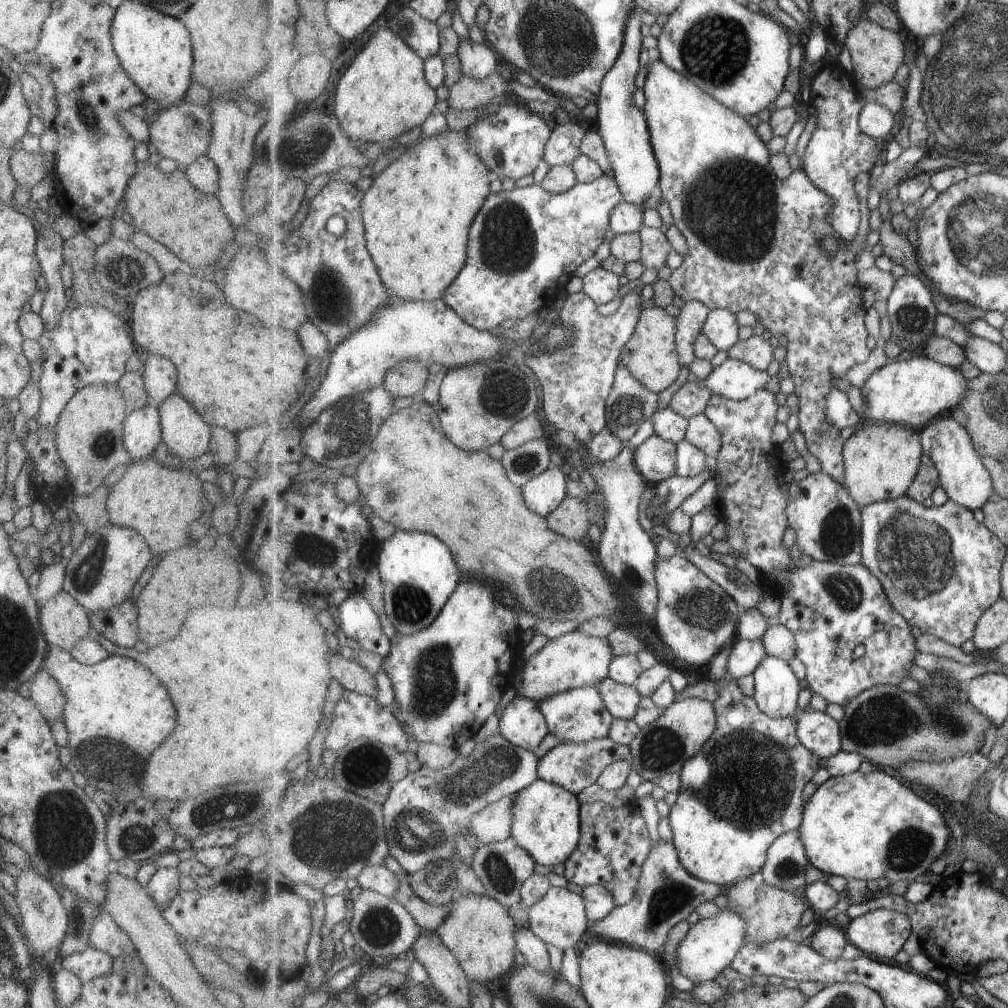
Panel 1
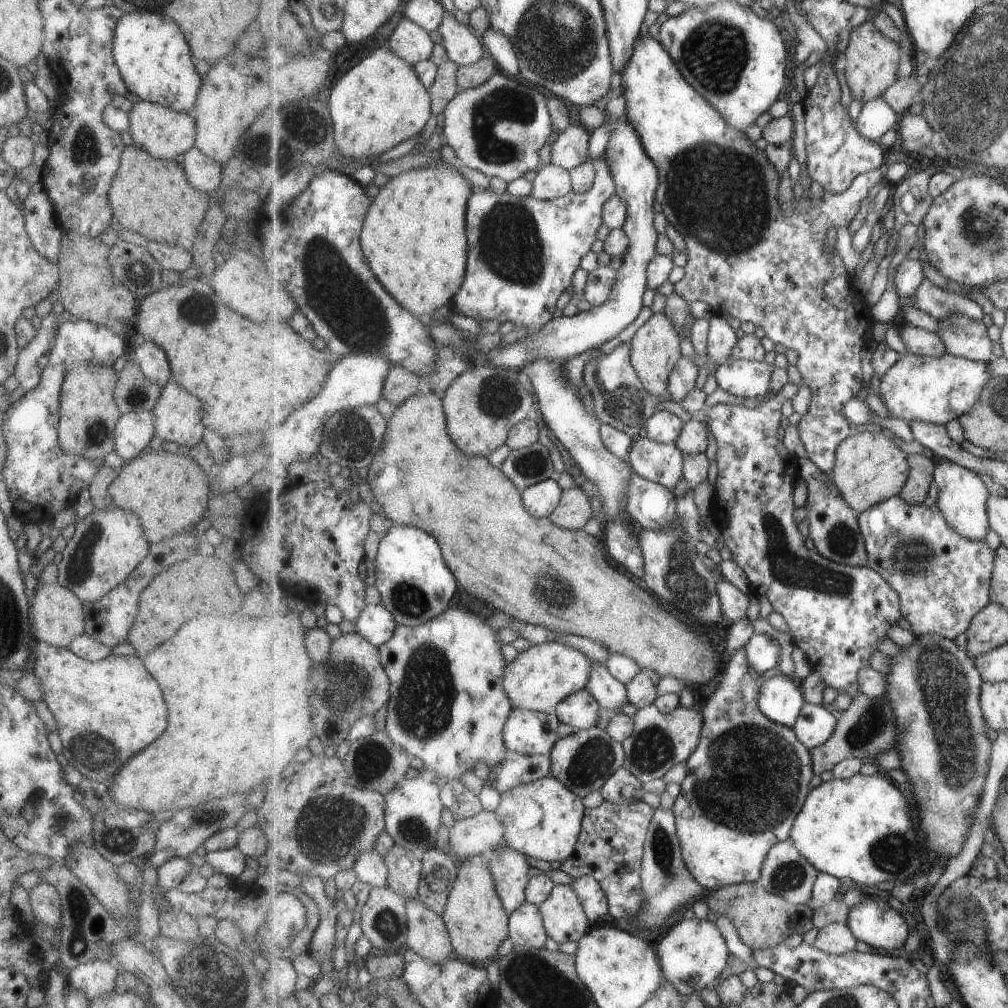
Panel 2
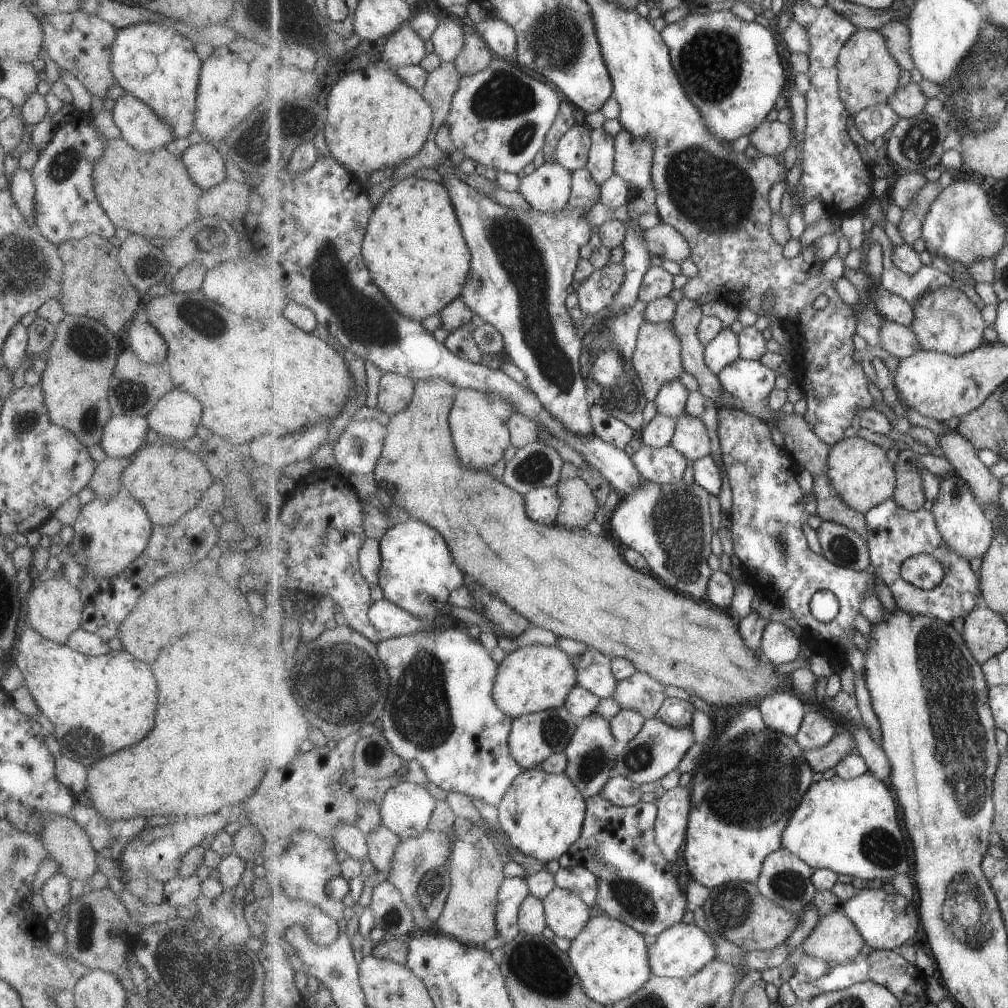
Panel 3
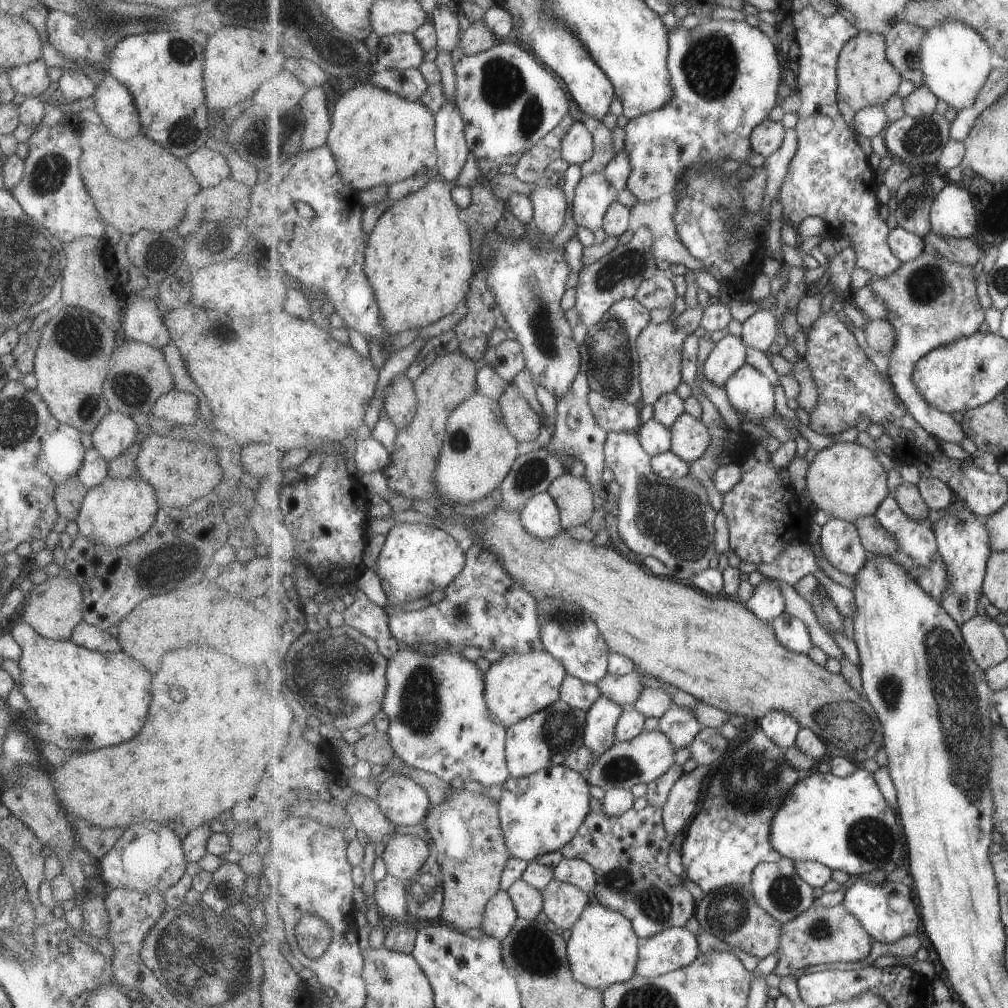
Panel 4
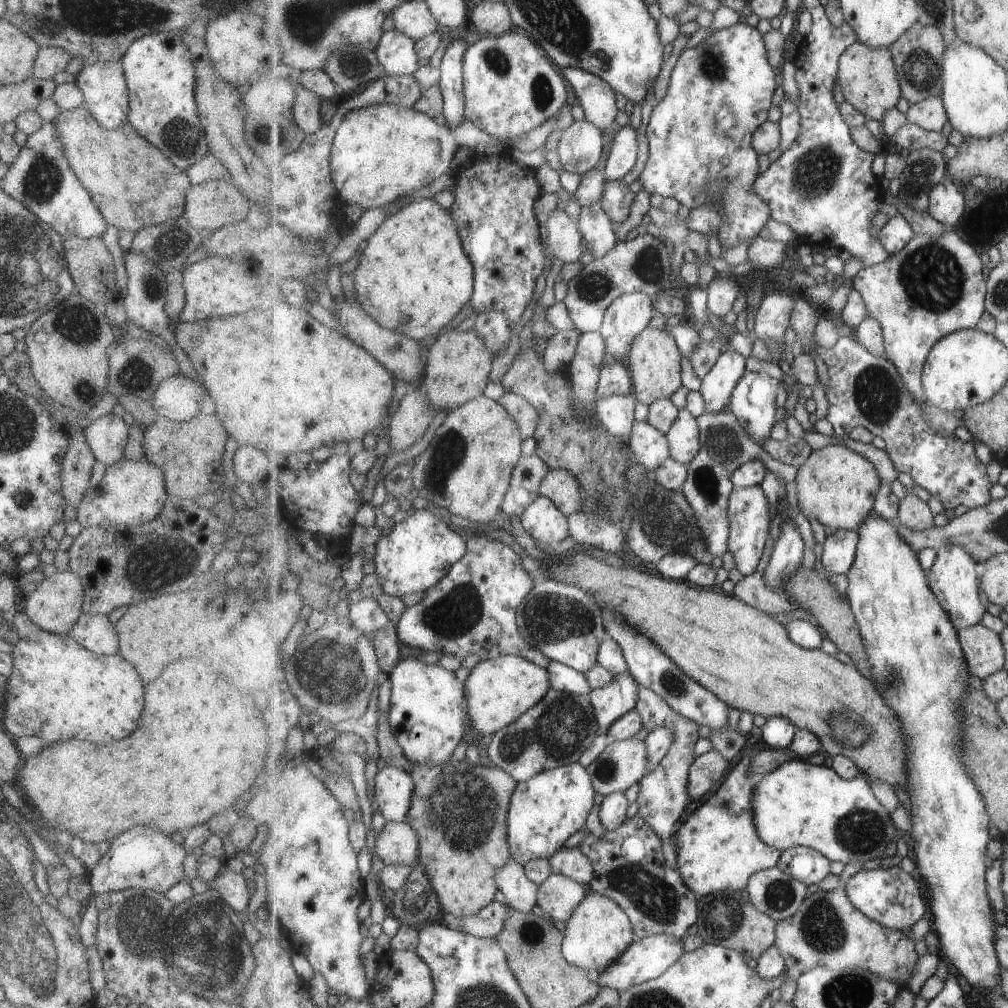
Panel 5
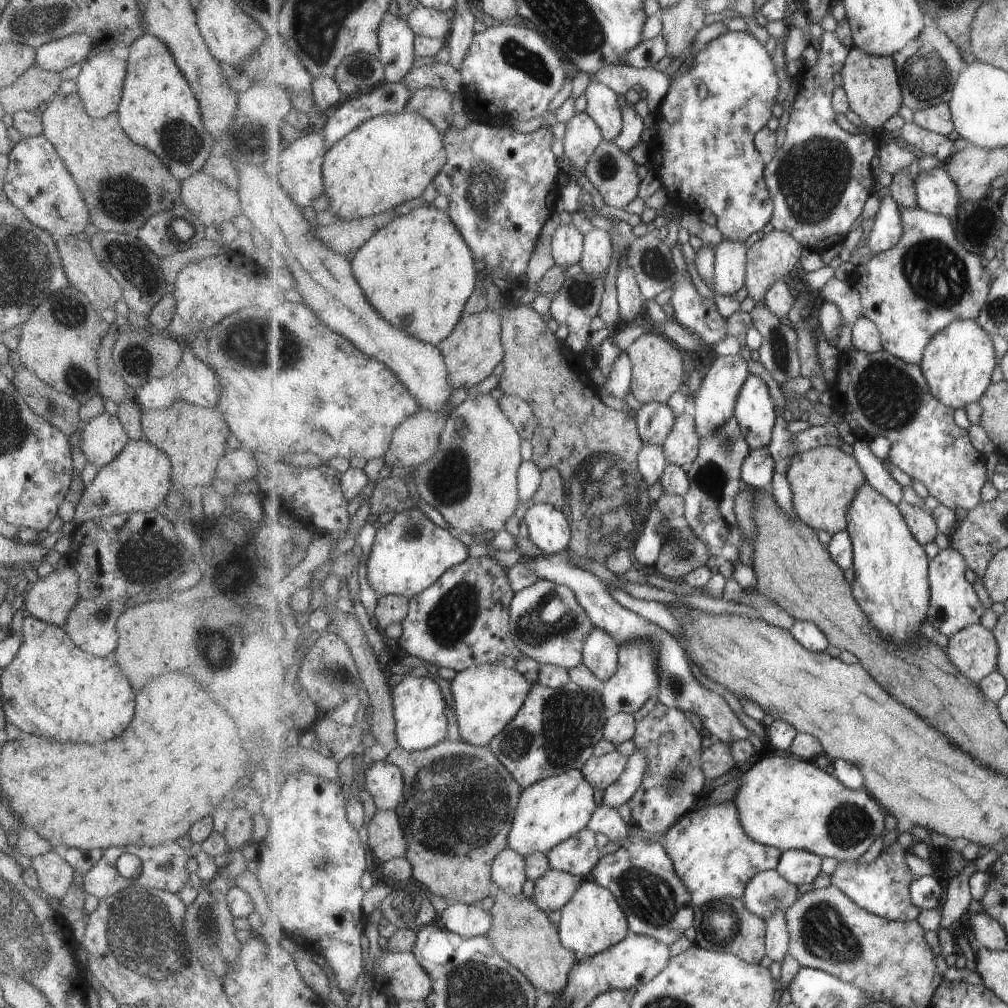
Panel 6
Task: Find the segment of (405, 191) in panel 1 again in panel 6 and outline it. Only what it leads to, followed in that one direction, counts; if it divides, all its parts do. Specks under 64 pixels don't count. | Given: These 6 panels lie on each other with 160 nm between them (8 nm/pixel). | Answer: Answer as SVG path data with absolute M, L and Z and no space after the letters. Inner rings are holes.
M432 203L415 208L408 214L387 222L354 256L352 268L369 302L393 326L413 338L438 346L453 334L465 316L467 300L477 288L475 256L463 240L448 212L436 209Z

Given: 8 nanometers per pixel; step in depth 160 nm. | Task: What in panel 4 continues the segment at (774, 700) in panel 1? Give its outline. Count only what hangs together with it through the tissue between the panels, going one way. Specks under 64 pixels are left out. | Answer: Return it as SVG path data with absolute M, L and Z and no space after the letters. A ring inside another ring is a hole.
M785 710L769 712L758 724L765 730L767 736L771 736L775 740L775 744L787 749L796 745L796 740L802 728L795 716L791 716Z

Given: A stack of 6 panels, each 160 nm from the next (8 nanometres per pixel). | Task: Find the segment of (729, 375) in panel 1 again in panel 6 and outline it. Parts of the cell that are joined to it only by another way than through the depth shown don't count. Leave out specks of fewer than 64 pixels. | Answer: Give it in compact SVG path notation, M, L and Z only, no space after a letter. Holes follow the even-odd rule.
M749 376L743 384L735 410L749 447L752 450L769 447L772 444L778 412L771 398L771 390L761 376Z

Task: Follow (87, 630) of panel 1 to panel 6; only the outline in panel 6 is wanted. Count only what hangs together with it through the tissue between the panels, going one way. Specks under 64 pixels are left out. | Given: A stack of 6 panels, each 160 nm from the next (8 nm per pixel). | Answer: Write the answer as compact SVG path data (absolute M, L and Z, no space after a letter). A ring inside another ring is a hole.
M68 564L54 569L30 584L22 595L24 614L63 629L69 610L79 599L77 572Z

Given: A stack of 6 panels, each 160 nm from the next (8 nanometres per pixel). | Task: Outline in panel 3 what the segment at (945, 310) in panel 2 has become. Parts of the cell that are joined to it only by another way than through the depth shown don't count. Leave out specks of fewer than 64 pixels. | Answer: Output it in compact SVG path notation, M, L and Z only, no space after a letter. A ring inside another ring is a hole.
M873 227L867 236L867 246L883 244L884 270L880 285L892 294L905 298L910 304L917 304L921 296L927 292L935 292L937 288L953 286L956 280L939 272L930 264L925 264L917 274L907 274L899 270L894 264L894 246L891 238L887 235L885 228Z

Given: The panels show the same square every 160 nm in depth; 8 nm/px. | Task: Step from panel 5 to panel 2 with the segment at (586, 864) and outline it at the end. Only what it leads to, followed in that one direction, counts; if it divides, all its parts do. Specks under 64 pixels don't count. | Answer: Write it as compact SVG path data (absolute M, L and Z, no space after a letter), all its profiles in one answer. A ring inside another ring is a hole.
M581 876L577 880L573 879L571 885L584 904L585 914L587 914L591 926L601 916L610 913L608 897L599 880L596 880L593 876Z

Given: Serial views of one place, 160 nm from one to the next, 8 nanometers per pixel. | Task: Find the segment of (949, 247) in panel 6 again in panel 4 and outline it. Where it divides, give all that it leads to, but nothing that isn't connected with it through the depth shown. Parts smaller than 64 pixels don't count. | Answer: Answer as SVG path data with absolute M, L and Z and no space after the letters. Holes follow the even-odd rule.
M927 247L921 256L913 262L903 263L899 272L893 272L887 278L875 275L869 280L869 285L877 296L889 308L888 322L897 330L895 350L889 355L888 374L898 398L908 409L912 418L925 428L931 436L943 442L950 442L961 446L961 441L967 438L962 424L957 422L950 413L941 412L933 408L919 392L913 382L914 364L927 356L929 352L953 344L961 338L973 336L979 332L981 324L985 323L985 308L979 302L977 294L977 280L975 280L974 266L961 266L951 262L947 257L939 258Z

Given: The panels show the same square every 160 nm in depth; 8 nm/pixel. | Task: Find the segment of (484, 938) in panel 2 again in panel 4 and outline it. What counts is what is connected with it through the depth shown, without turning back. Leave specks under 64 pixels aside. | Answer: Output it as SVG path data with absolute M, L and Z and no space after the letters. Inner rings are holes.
M453 789L443 804L430 810L423 825L431 836L434 854L445 876L445 900L441 918L462 933L469 929L481 929L487 904L500 892L501 872L511 857L501 825L500 804L483 794Z

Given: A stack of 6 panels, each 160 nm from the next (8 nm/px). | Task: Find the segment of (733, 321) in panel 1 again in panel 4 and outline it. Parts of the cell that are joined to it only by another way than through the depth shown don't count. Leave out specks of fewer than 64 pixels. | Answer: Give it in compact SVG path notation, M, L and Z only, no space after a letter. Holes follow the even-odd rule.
M725 332L704 364L704 374L717 387L724 389L727 380L747 362L747 350L740 336Z

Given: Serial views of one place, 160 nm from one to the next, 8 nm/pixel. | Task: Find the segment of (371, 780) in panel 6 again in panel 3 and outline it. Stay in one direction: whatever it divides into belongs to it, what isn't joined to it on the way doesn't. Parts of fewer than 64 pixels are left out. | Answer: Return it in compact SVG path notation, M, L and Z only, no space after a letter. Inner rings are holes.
M403 780L387 792L379 807L382 825L402 839L415 838L429 829L436 806L425 785Z

